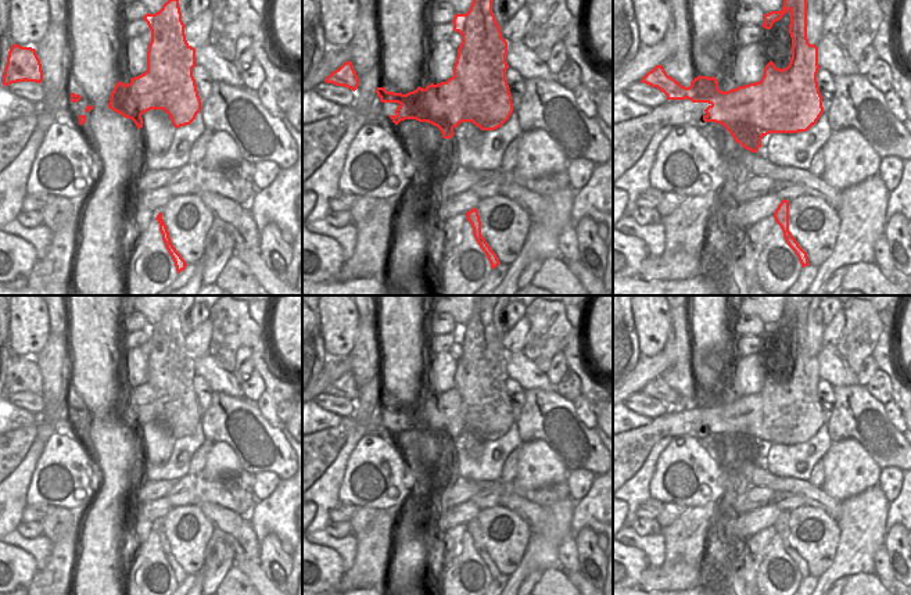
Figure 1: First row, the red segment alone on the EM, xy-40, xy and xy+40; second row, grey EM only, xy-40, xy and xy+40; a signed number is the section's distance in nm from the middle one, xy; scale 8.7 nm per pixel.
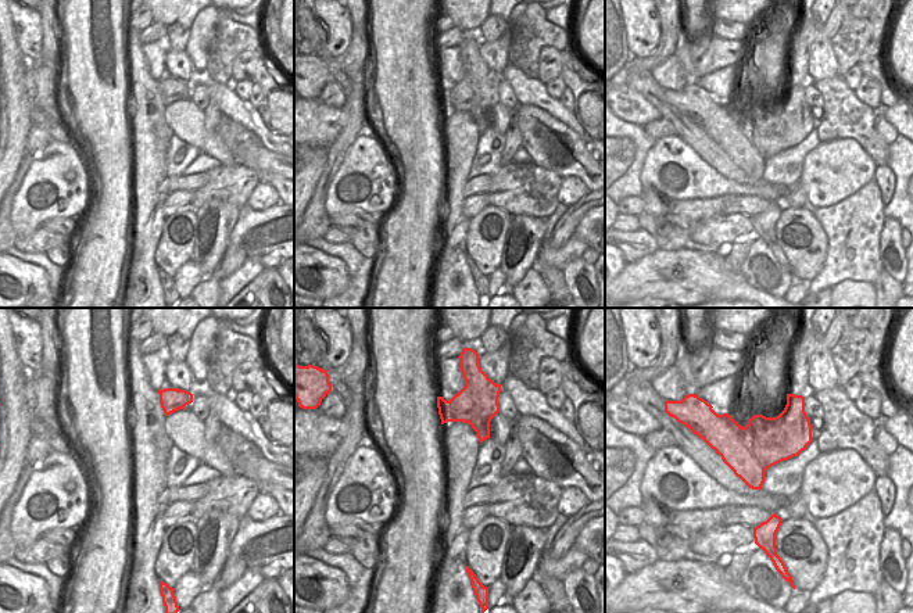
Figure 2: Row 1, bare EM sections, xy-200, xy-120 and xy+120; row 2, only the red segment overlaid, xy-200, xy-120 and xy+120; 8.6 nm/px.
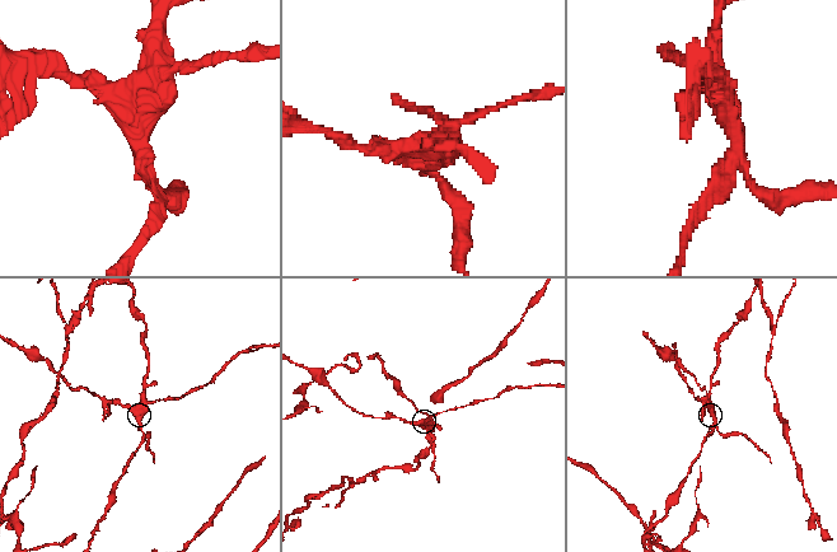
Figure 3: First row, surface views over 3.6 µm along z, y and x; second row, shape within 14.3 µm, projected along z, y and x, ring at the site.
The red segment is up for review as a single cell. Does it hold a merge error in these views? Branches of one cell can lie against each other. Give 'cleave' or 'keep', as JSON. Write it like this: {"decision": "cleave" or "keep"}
{"decision": "cleave"}

